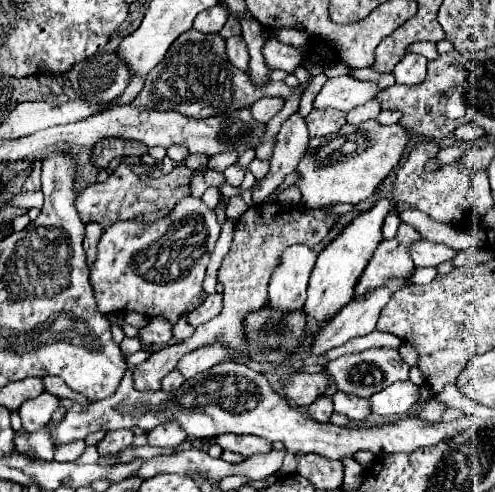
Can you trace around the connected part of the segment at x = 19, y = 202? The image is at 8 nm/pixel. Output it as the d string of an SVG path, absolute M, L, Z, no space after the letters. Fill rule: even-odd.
M18 192L6 200L8 206L16 208L42 208L42 192Z

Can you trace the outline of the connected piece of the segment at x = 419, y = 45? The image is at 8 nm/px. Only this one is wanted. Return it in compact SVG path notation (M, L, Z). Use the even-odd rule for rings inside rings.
M417 42L408 47L408 51L422 51L422 55L429 61L438 58L436 44L432 42Z

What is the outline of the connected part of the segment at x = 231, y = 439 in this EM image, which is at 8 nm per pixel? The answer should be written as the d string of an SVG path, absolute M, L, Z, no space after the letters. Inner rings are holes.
M224 434L216 438L216 444L222 450L230 450L230 452L238 452L242 456L252 456L252 454L260 454L260 452L268 452L272 446L268 440L260 440L256 436L232 436L232 434Z

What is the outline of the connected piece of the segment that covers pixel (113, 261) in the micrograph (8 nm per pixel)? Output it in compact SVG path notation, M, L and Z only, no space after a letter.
M190 194L178 200L170 214L152 224L138 220L120 220L118 224L106 226L96 246L96 260L90 266L90 284L96 296L98 312L108 316L114 312L134 310L144 316L168 316L168 320L176 322L182 312L190 312L198 306L198 294L204 290L202 280L218 236L220 224L216 220L214 210L210 210L200 198L194 198Z

